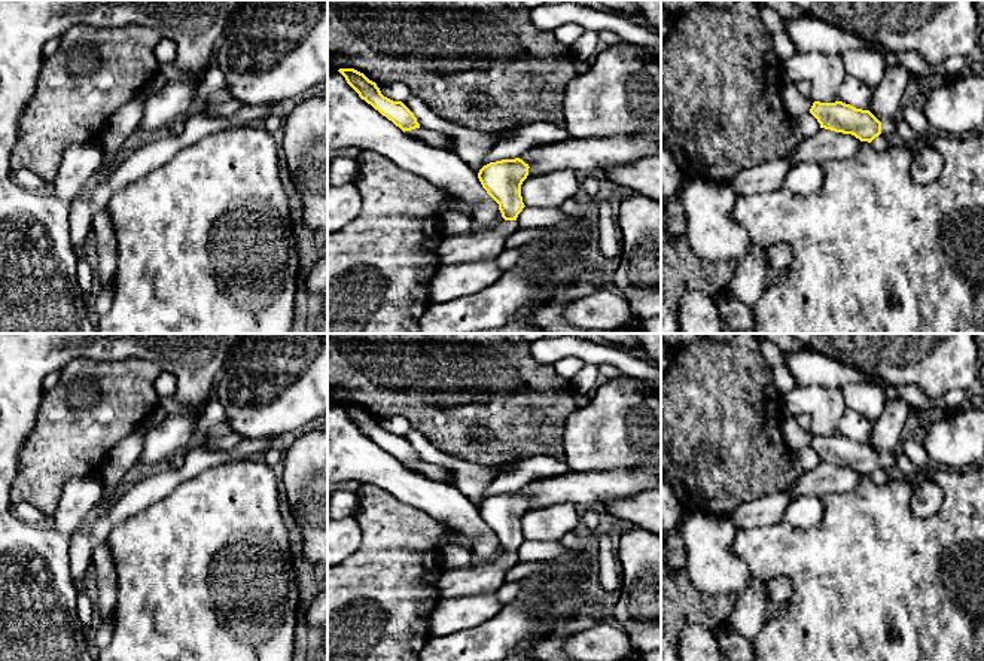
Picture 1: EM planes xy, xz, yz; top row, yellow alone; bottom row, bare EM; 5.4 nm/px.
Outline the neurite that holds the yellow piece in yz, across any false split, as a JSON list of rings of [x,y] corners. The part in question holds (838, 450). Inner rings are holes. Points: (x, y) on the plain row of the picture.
[[[814,435],[810,447],[817,453],[820,462],[852,467],[860,475],[871,476],[880,467],[892,475],[901,475],[895,454],[880,456],[869,444],[856,442],[843,435]]]

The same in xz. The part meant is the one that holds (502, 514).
[[[515,491],[490,496],[479,503],[478,512],[487,527],[499,537],[505,554],[491,563],[444,570],[439,579],[441,598],[497,593],[505,582],[506,572],[520,561],[517,551],[525,540],[521,518],[528,509],[528,502],[528,497]]]

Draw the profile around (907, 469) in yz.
[[[904,453],[895,454],[895,459],[898,470],[904,478],[907,478],[911,482],[916,482],[921,478],[921,473],[917,469],[917,466],[914,466]]]

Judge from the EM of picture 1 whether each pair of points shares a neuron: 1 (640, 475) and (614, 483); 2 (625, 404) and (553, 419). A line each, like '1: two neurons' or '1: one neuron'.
1: one neuron
2: two neurons

